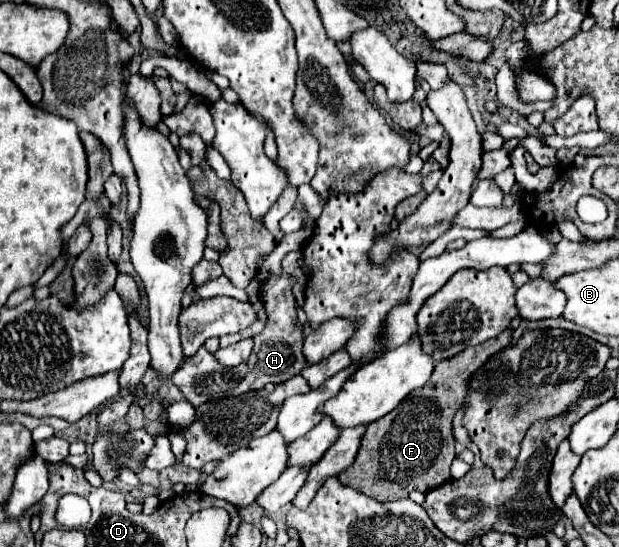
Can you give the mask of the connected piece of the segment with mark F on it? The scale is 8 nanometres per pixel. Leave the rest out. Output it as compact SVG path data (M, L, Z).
M505 329L501 337L485 341L477 347L467 347L461 355L437 363L425 387L407 395L405 403L401 403L397 411L391 411L385 419L367 427L353 465L339 473L337 479L377 501L405 499L415 489L429 491L449 481L449 467L455 459L453 417L461 409L467 395L469 375L473 375L491 355L505 349L509 341L511 331Z

